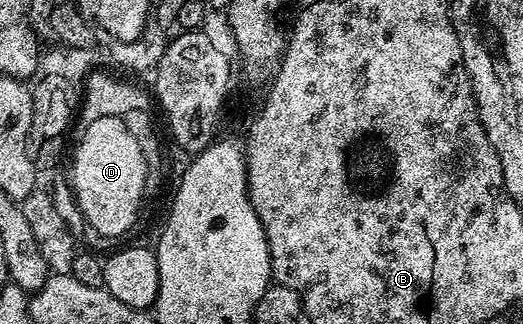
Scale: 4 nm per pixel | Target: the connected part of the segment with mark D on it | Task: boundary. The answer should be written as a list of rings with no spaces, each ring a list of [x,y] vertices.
[[[120,117],[95,119],[95,123],[84,126],[80,130],[81,142],[73,153],[73,177],[71,186],[78,206],[85,218],[86,226],[94,229],[101,237],[121,237],[137,221],[137,212],[141,209],[141,201],[145,197],[145,160],[139,143],[135,143],[135,135],[127,131],[127,123]]]

